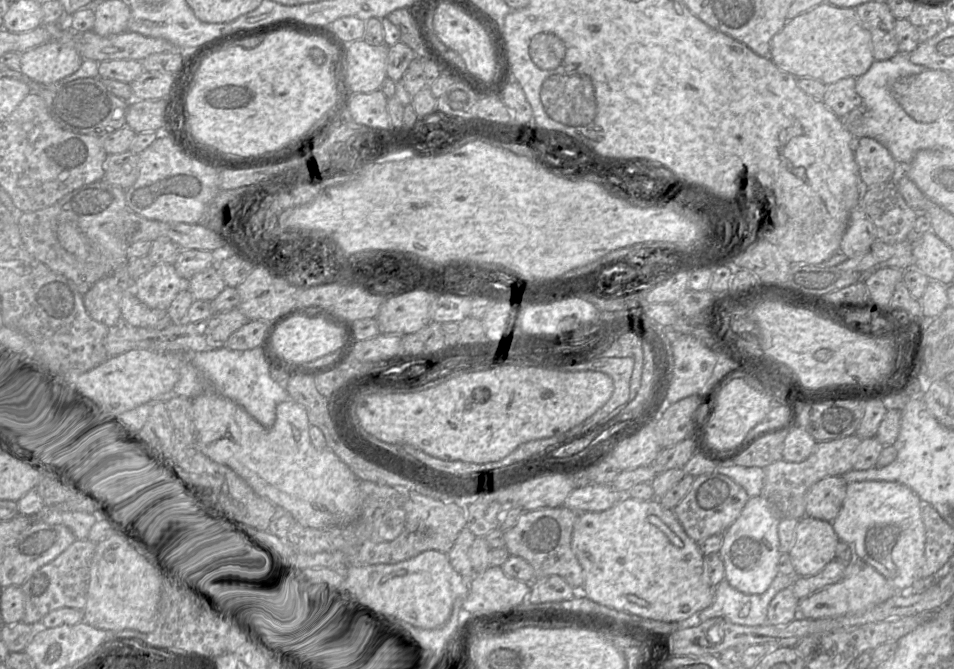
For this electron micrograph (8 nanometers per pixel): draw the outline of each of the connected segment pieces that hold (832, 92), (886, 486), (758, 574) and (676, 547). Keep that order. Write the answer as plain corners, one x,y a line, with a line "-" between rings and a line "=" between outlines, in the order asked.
847,77
827,85
823,103
836,116
843,117
855,108
863,105
861,96
855,89
856,78
=
851,482
839,514
830,524
838,539
850,546
852,561
859,560
874,568
895,592
908,592
924,562
922,503
925,502
910,488
897,482
=
762,496
749,497
736,519
720,534
718,552
724,566
723,582
744,595
765,590
774,576
774,563
779,552
777,527
779,517
=
622,498
612,507
599,512
577,513
571,535
570,548
572,554
581,568
582,584
573,590
573,597
587,598
590,601
607,606
618,611
628,612
643,618
662,622
689,622
690,617
710,604
710,588
702,568
703,555
698,552
694,542
689,540
679,524
670,515
669,510
660,507
659,500
639,501
632,498

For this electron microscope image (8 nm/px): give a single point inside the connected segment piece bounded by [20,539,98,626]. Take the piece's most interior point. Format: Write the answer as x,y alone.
64,582

